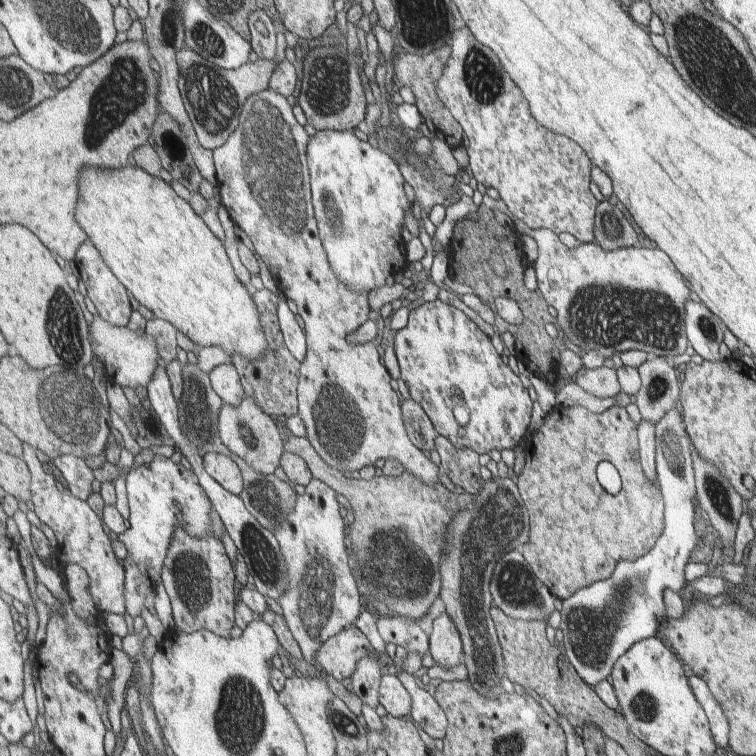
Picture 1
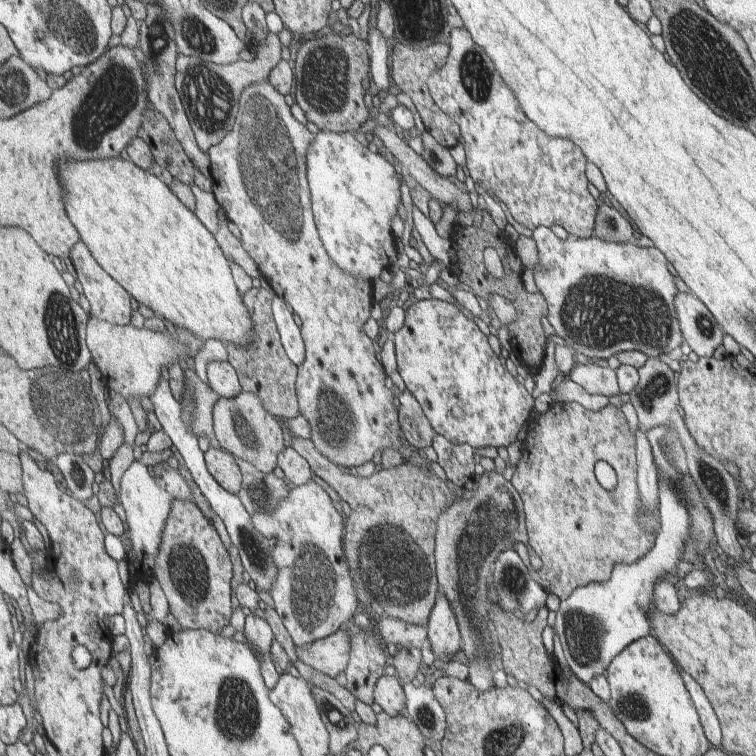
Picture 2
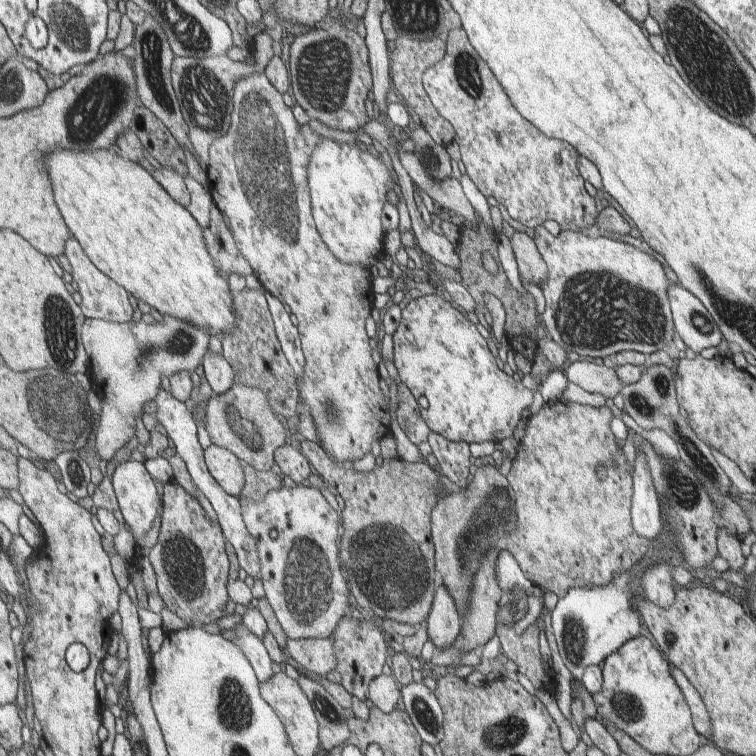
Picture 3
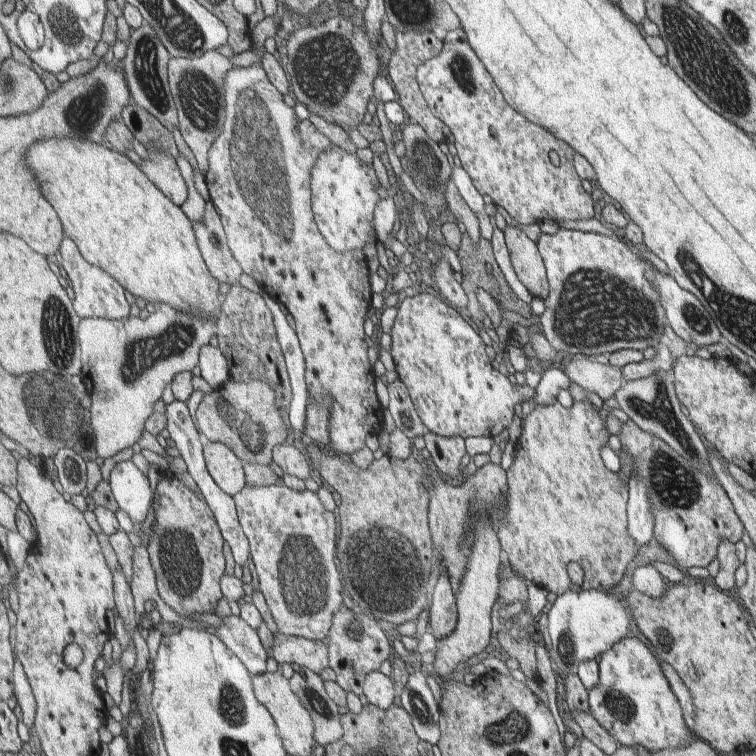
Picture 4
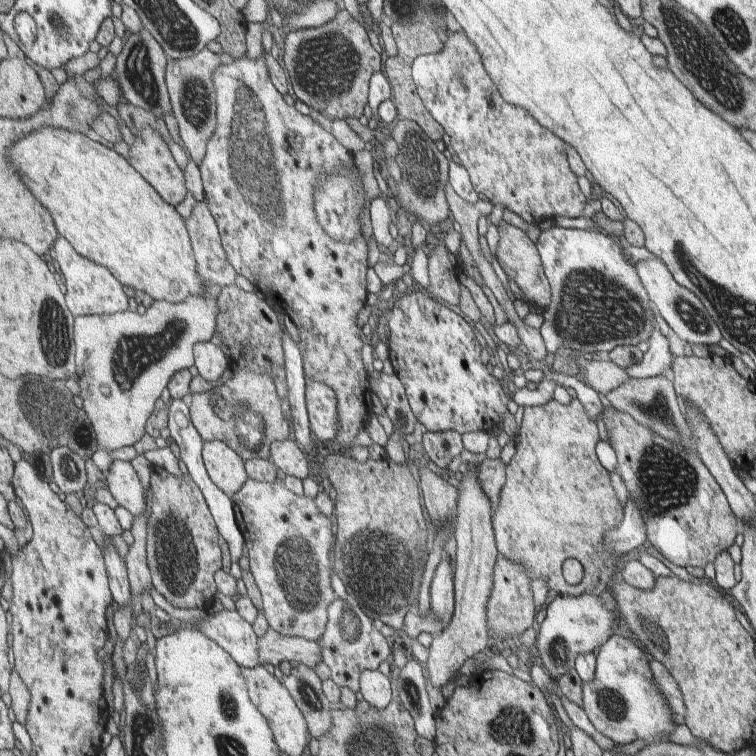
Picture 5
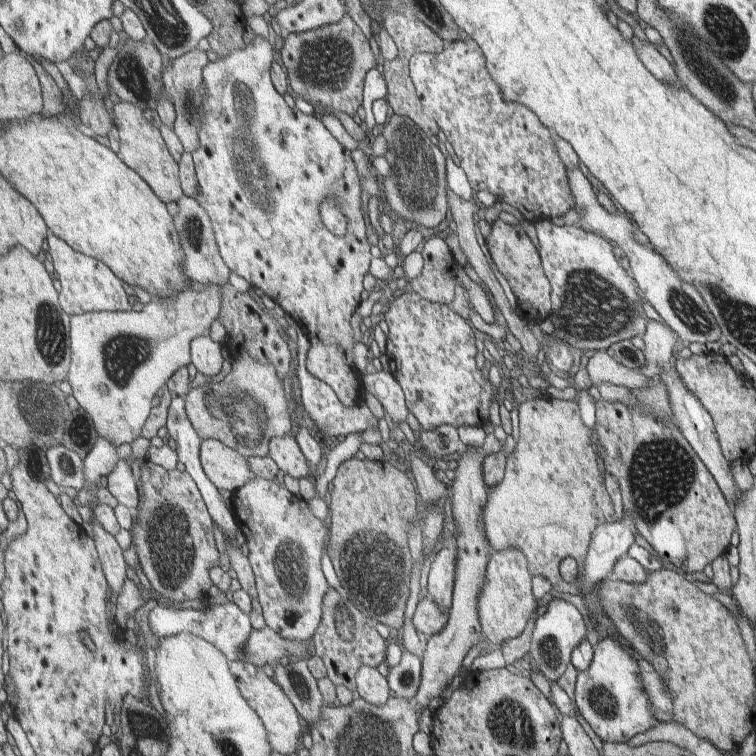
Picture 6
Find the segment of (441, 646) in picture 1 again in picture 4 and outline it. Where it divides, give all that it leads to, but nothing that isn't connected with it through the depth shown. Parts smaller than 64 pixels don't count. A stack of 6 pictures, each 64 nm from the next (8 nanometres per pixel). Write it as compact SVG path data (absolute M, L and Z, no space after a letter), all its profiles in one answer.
M446 569L441 570L438 582L434 587L429 611L428 630L436 640L445 639L455 631L458 622L456 593L453 591Z

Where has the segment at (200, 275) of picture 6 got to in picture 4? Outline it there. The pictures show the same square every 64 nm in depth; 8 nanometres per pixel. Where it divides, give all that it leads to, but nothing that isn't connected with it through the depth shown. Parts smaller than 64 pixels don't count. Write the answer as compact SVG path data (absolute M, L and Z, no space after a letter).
M206 202L204 217L194 224L200 252L212 276L219 283L237 283L244 271L232 254L222 219L213 202Z

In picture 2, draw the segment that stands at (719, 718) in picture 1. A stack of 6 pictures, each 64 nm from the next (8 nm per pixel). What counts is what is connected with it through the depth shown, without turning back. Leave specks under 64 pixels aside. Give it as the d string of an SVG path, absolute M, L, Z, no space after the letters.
M679 672L679 677L695 708L704 738L710 746L719 748L721 729L719 729L717 718L706 697L703 695L701 688L685 672Z

